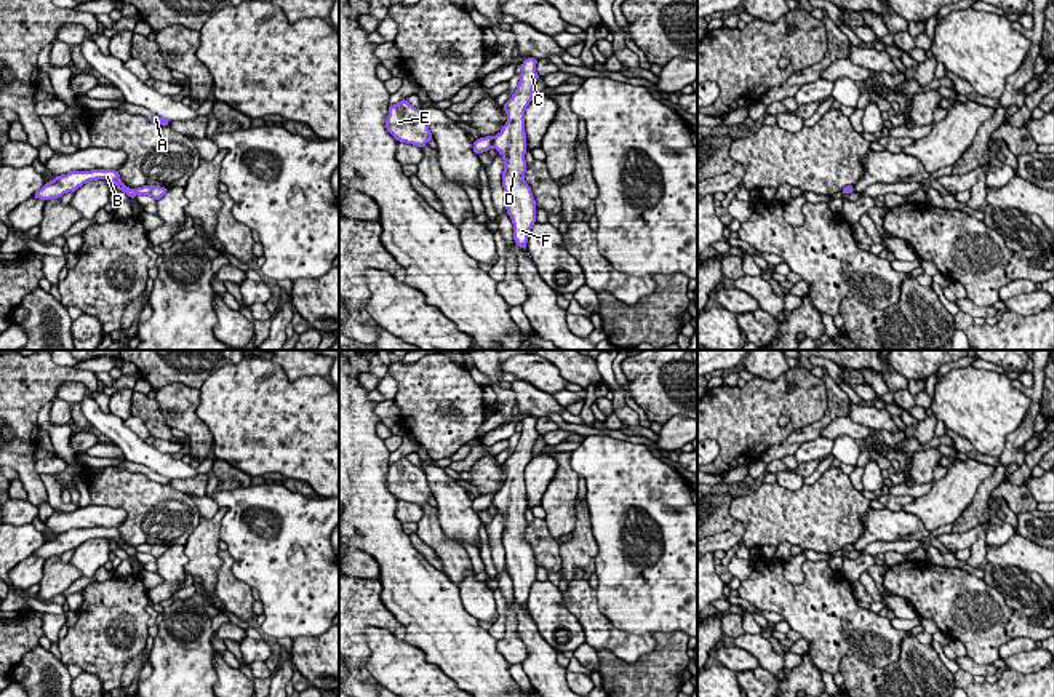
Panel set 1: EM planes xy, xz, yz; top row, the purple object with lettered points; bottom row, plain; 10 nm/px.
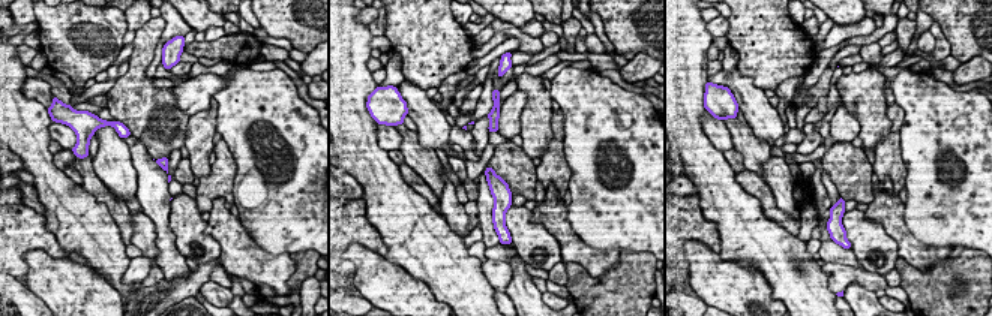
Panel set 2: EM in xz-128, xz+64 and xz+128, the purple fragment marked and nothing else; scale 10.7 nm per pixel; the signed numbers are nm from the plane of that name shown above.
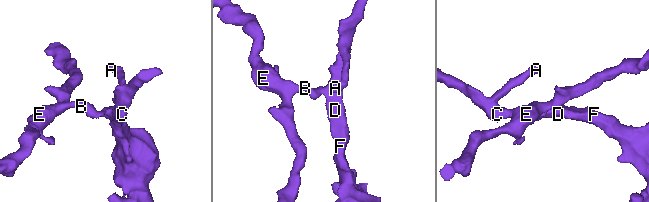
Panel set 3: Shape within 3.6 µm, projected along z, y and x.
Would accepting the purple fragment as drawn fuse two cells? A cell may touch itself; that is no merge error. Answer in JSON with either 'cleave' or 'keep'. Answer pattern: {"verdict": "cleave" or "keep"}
{"verdict": "cleave"}

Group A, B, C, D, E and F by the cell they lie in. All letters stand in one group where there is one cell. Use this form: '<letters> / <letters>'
A C D F / B E

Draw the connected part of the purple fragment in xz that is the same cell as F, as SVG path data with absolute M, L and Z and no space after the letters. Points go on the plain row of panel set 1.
M536 416L521 420L520 440L512 456L504 462L507 480L501 491L494 494L493 505L502 513L502 545L505 550L505 568L513 582L515 603L528 607L528 595L536 582L536 558L531 545L525 539L526 531L526 491L525 468L533 459L533 448L539 433Z

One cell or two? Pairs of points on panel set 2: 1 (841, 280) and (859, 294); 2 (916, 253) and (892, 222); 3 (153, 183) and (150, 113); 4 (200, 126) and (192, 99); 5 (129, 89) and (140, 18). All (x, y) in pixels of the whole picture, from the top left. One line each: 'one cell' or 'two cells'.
1: two cells
2: one cell
3: two cells
4: two cells
5: two cells

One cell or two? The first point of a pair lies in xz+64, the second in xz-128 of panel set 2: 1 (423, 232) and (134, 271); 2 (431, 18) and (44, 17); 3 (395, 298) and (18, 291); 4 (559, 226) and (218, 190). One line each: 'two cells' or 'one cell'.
1: two cells
2: one cell
3: two cells
4: two cells

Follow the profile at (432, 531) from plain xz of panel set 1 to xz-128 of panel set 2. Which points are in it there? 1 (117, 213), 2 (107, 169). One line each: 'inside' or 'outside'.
1: inside
2: outside

